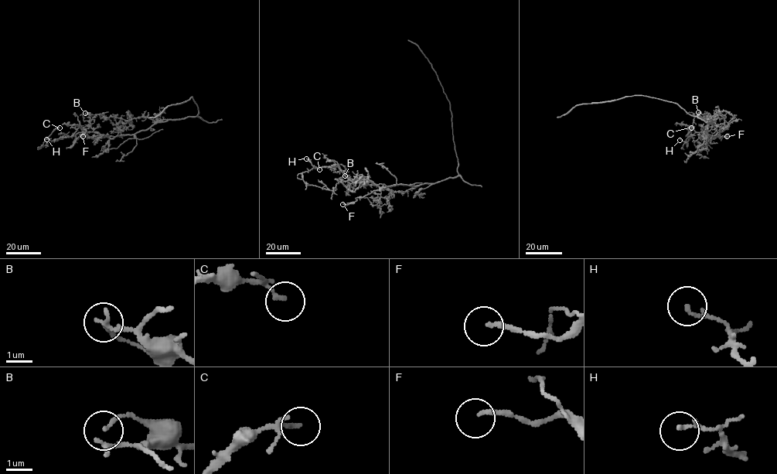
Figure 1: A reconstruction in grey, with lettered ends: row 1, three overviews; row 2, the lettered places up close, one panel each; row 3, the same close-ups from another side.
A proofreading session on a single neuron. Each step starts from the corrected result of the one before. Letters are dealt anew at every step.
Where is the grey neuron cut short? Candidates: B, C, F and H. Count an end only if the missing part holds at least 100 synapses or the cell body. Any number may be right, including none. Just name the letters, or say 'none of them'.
none of them

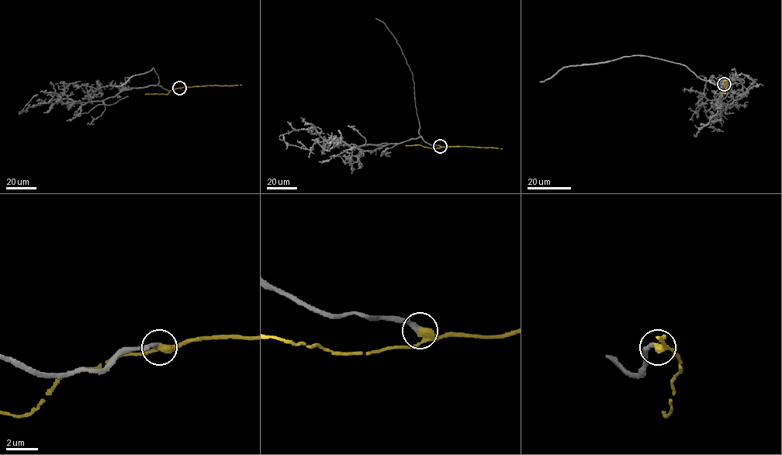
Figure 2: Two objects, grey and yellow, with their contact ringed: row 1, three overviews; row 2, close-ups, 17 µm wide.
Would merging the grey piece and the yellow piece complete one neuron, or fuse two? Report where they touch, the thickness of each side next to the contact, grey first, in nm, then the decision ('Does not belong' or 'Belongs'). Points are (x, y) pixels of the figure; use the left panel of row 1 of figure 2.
Place: (179, 88). Thickness 300 nm (grey) against 400 nm. Belongs

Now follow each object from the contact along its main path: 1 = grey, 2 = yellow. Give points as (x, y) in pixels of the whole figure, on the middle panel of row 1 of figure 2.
1: (440, 146), (420, 137), (382, 146), (318, 141), (307, 150), (284, 140), (284, 133), (298, 131)
2: (440, 146), (502, 149)

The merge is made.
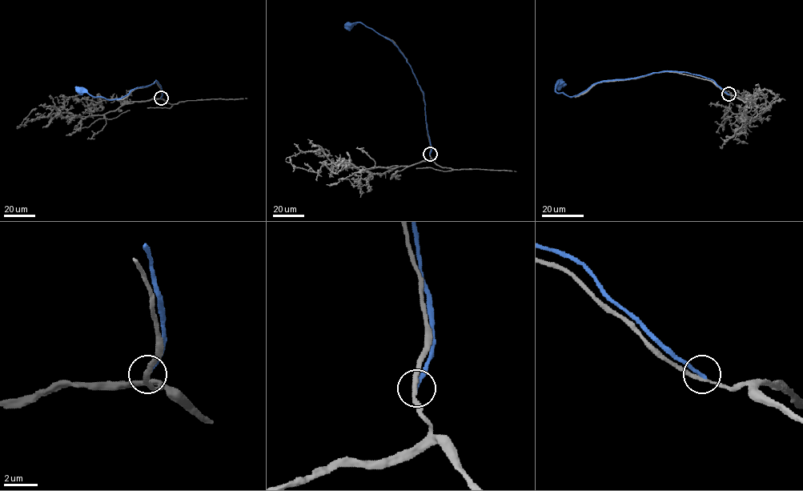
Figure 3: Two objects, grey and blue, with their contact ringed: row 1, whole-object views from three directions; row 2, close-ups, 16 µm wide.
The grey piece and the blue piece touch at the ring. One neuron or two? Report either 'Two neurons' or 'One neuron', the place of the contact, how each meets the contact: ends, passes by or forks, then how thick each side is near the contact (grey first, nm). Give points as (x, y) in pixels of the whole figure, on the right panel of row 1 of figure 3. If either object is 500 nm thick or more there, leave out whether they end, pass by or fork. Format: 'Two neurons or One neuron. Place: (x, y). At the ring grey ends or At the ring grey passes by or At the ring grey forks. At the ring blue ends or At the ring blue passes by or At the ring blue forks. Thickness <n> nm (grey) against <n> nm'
Two neurons. Place: (728, 94). At the ring grey passes by. At the ring blue ends. Thickness 200 nm (grey) against 240 nm

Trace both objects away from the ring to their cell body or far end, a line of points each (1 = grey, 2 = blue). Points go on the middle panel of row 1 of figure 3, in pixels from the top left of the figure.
1: (430, 154), (410, 166), (359, 169), (326, 163), (315, 172), (291, 162), (291, 156), (305, 154)
2: (430, 154), (423, 92), (407, 58), (391, 41), (372, 29), (360, 22), (348, 24)

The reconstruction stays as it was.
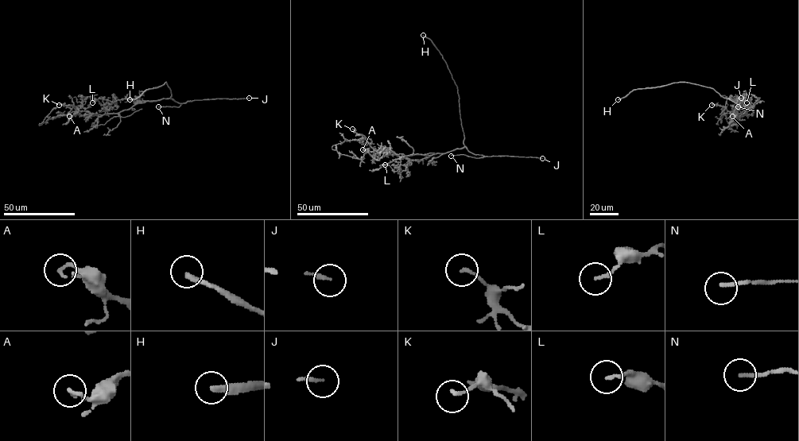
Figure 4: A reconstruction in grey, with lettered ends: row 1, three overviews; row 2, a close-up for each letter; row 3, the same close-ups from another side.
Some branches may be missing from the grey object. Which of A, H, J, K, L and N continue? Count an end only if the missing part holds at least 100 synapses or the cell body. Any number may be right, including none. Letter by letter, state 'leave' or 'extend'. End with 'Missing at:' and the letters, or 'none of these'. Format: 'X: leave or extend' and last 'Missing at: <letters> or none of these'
A: leave
H: extend
J: leave
K: leave
L: leave
N: leave
Missing at: H

